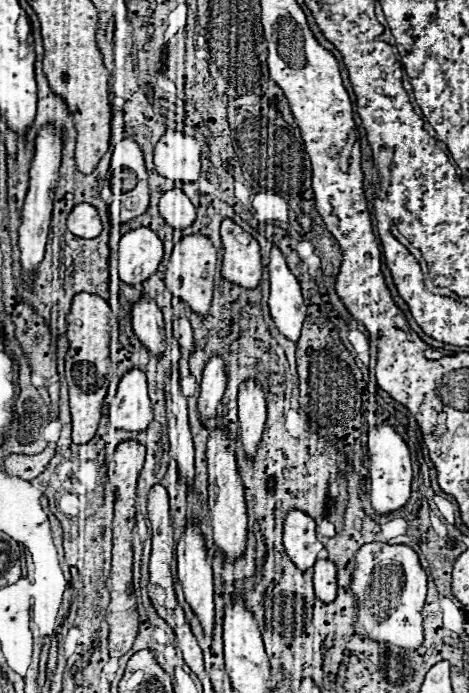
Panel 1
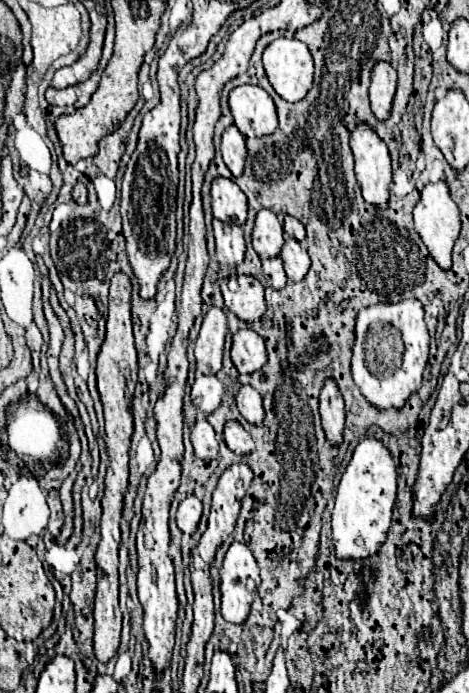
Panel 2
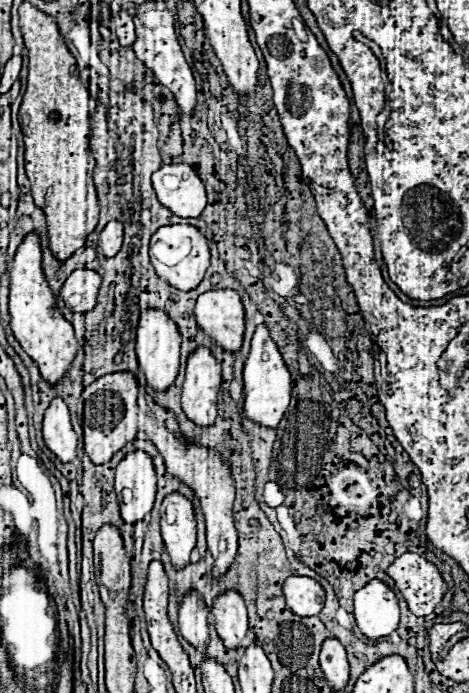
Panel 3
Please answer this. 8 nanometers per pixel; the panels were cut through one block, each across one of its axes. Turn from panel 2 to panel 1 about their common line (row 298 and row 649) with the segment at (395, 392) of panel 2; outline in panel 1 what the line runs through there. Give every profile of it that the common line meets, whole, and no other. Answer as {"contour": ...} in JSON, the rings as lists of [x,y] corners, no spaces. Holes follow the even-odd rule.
{"contour":[[[382,542],[364,544],[354,558],[356,566],[350,580],[350,590],[356,596],[356,634],[376,642],[388,642],[404,650],[418,650],[424,642],[422,634],[422,606],[426,598],[426,574],[418,562],[418,554],[410,546],[390,546]]]}

